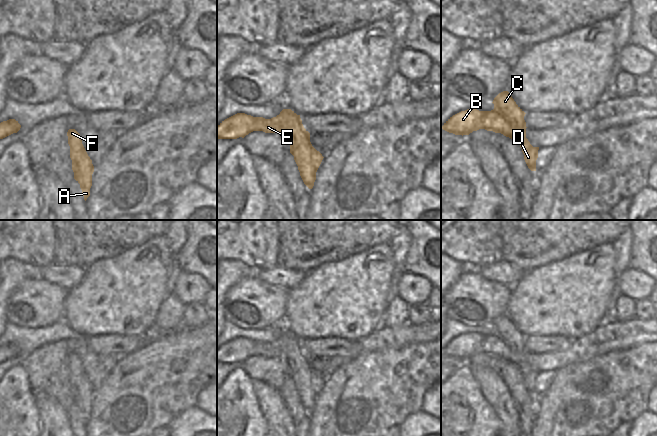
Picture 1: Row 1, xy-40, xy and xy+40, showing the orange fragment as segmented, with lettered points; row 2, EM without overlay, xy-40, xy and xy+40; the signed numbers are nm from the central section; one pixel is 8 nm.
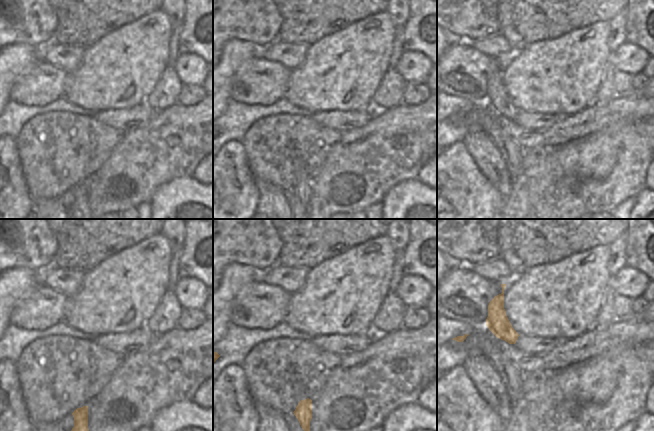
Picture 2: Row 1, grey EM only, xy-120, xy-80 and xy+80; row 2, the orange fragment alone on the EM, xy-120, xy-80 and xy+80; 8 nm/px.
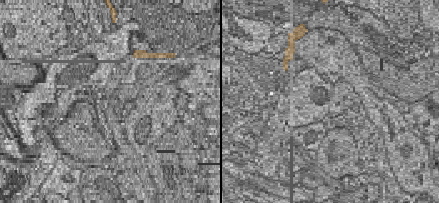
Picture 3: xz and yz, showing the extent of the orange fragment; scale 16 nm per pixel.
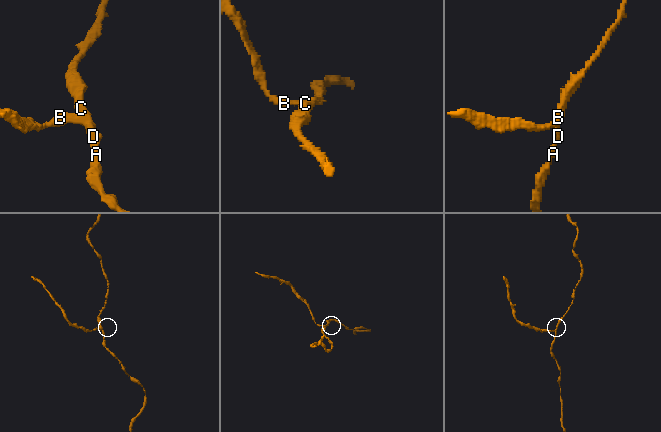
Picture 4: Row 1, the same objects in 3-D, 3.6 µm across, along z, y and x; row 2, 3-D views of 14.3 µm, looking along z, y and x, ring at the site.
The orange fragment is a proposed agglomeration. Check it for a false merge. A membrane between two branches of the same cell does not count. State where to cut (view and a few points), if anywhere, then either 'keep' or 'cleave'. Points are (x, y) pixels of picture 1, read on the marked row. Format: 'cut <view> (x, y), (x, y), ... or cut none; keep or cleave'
cut xy+40 (494, 108), (511, 126), (511, 130), (518, 135), (517, 138); cleave

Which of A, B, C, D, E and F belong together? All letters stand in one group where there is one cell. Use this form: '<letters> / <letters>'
A C D F / B E

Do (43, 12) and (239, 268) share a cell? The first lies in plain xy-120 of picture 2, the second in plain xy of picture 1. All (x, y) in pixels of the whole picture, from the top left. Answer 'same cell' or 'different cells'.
different cells

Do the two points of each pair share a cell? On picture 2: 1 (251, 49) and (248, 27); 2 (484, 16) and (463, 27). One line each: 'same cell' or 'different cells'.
1: different cells
2: same cell

